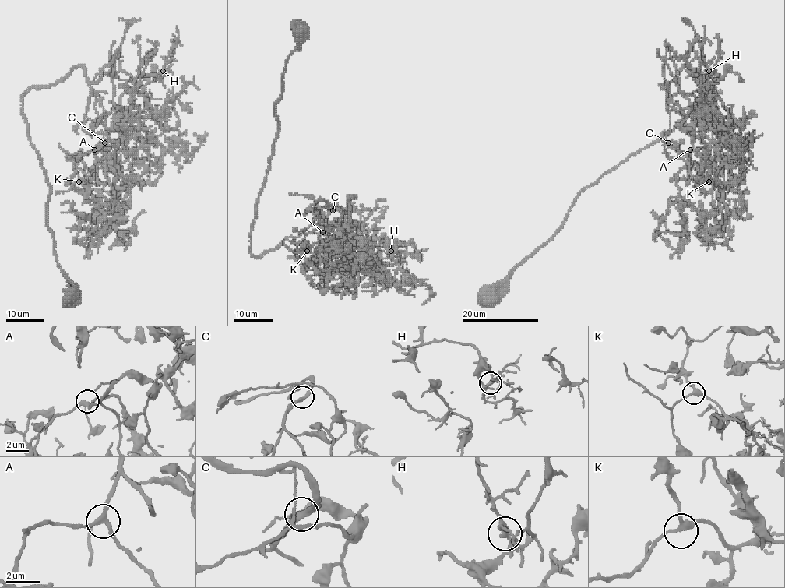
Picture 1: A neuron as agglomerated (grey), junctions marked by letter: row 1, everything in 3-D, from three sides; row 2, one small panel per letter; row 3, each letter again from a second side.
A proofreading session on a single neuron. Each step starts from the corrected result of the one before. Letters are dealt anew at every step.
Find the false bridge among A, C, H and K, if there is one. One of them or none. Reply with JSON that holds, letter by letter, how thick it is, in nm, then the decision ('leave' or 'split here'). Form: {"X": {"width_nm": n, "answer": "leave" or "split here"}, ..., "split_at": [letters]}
{"A": {"width_nm": 260, "answer": "leave"}, "C": {"width_nm": 240, "answer": "leave"}, "H": {"width_nm": 240, "answer": "leave"}, "K": {"width_nm": 280, "answer": "leave"}, "split_at": []}

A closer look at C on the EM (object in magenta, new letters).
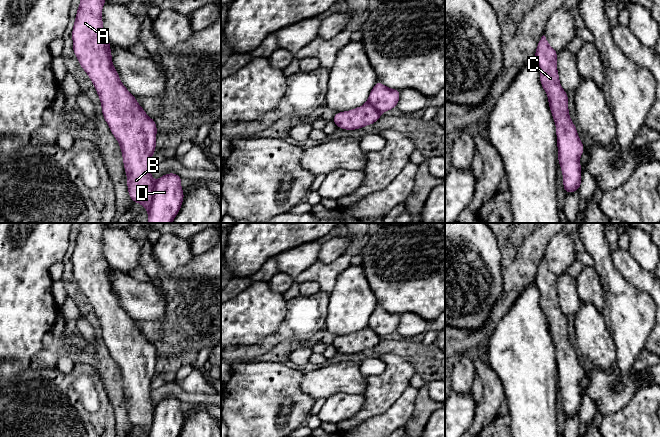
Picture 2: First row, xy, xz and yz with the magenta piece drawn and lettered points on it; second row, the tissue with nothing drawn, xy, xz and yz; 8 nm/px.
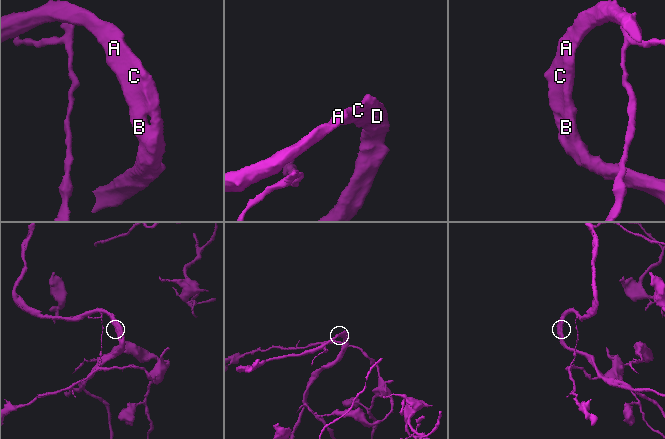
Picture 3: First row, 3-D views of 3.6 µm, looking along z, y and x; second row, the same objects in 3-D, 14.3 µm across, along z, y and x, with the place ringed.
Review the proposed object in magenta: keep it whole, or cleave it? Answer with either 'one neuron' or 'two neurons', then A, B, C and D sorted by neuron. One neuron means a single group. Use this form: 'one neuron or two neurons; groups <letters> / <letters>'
one neuron; groups A B C D

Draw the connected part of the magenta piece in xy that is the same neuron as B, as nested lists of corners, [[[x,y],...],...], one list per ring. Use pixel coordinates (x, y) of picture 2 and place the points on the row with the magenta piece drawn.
[[[81,0],[72,30],[73,51],[90,77],[100,98],[103,117],[120,145],[132,202],[145,207],[148,211],[148,223],[172,223],[184,200],[182,177],[168,173],[157,181],[152,179],[151,158],[156,148],[157,126],[155,120],[148,117],[135,96],[122,84],[112,64],[111,43],[105,35],[102,21],[105,2],[106,0]]]

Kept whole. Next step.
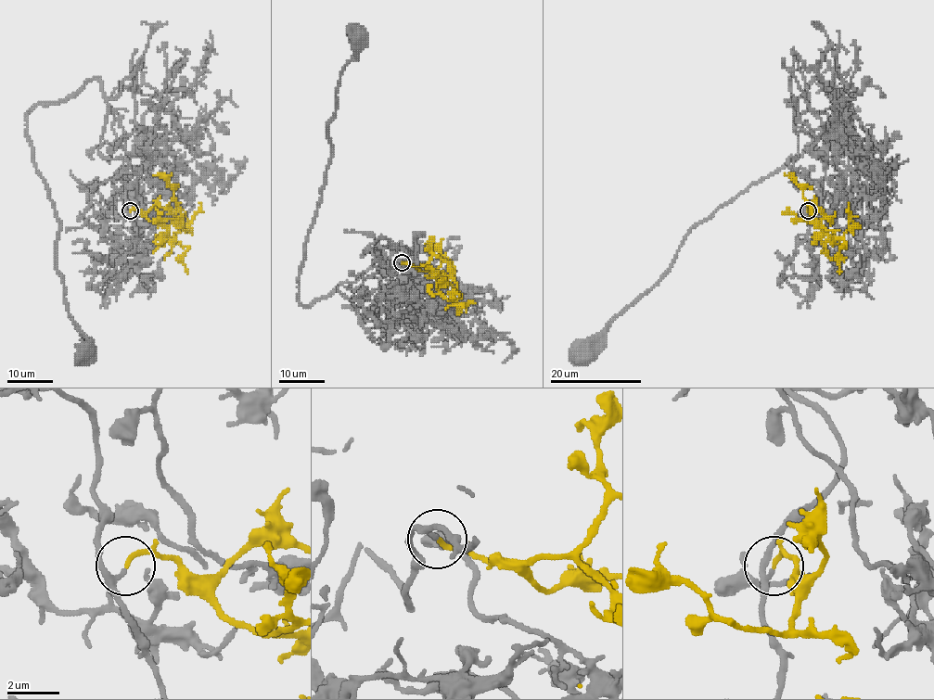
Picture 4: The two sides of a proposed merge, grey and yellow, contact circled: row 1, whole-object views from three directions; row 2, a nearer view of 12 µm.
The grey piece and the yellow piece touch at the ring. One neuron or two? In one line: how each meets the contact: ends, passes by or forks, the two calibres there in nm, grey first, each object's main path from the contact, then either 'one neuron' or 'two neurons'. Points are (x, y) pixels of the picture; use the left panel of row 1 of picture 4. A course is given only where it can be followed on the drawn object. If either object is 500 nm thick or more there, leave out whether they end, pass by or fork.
grey passes by; yellow ends there; 150 nm thick on the grey side, 180 nm on the other; grey runs (131, 211), (127, 160), (98, 150), (102, 84), (35, 105), (25, 134), (86, 350); yellow runs (131, 210), (138, 209), (152, 220), (177, 219), (181, 213), (172, 188), (162, 177), (153, 174); one neuron

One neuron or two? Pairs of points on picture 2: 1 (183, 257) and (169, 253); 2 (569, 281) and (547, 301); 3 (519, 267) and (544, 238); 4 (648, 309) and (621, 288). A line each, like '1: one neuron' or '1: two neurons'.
1: one neuron
2: one neuron
3: one neuron
4: one neuron

